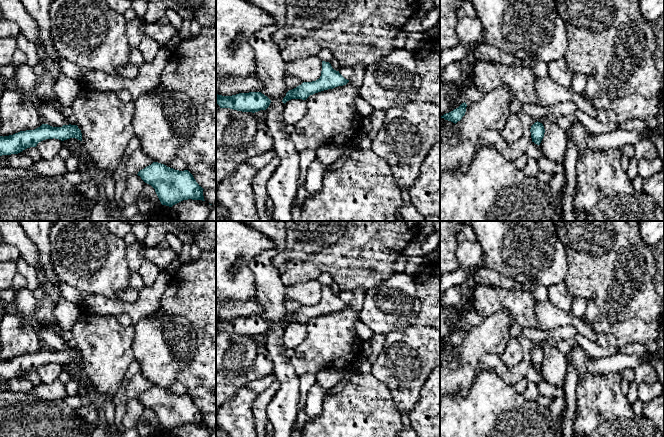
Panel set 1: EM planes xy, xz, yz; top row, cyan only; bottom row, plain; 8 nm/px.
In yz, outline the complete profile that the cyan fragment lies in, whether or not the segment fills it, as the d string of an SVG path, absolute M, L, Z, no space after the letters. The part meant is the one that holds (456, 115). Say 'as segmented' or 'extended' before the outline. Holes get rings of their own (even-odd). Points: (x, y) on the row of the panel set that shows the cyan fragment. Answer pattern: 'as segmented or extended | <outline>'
as segmented | M464 102L458 108L441 116L441 118L444 118L445 120L451 121L456 124L465 115L466 107L467 104Z

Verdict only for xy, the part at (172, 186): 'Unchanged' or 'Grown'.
Unchanged

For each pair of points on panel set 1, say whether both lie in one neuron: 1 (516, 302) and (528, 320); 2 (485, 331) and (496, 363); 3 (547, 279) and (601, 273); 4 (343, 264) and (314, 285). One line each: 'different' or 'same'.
1: same
2: different
3: different
4: different

